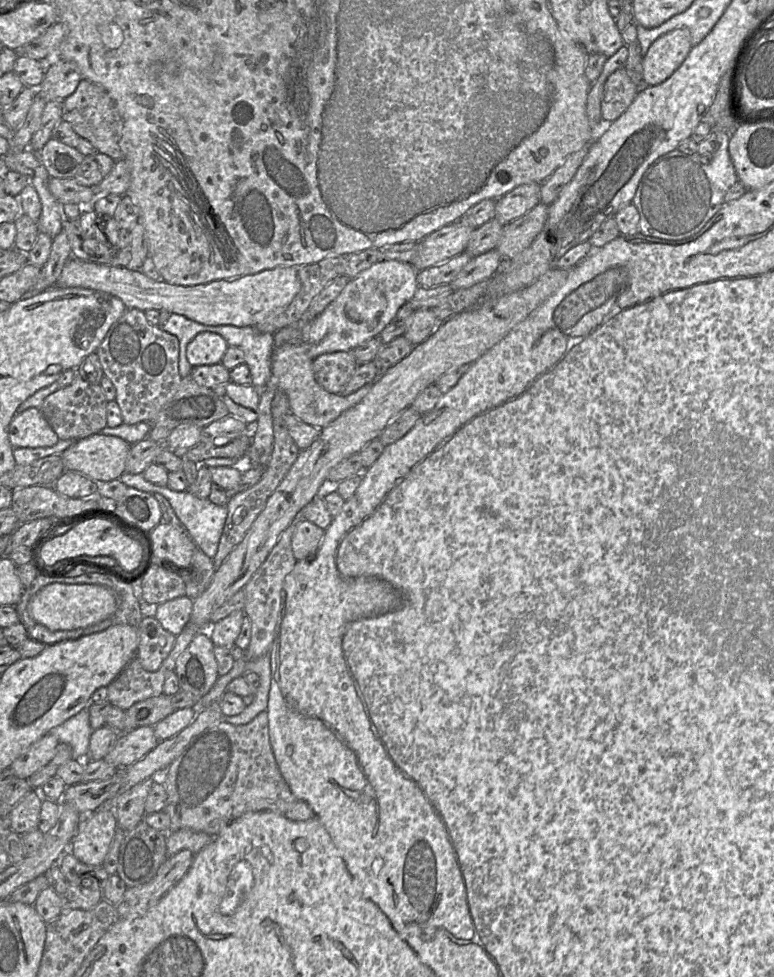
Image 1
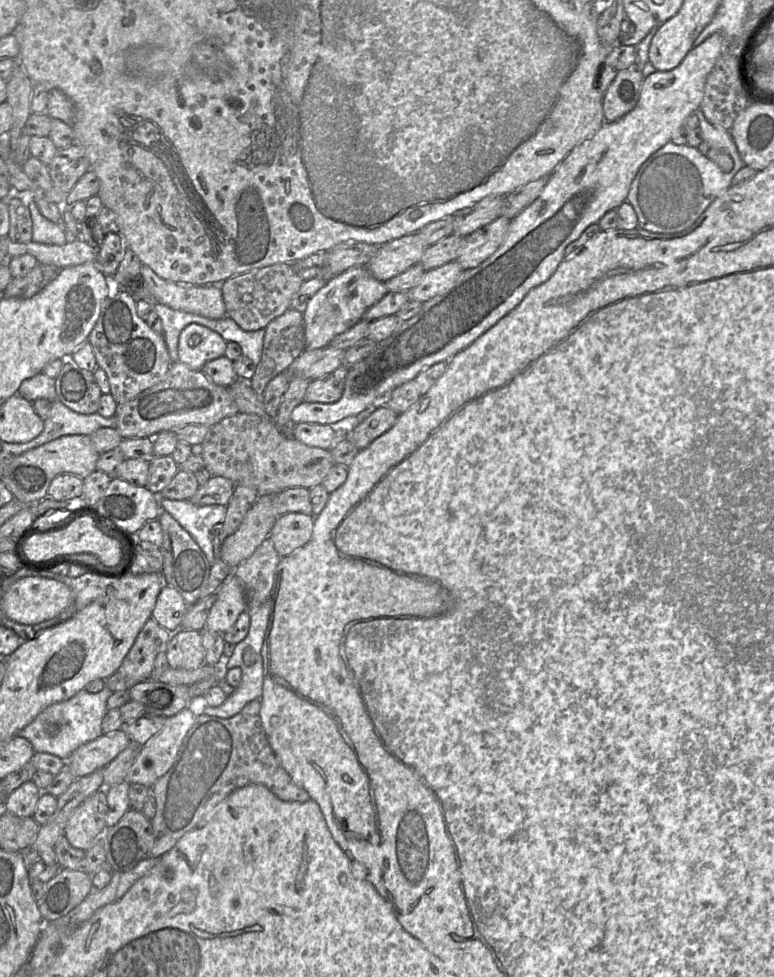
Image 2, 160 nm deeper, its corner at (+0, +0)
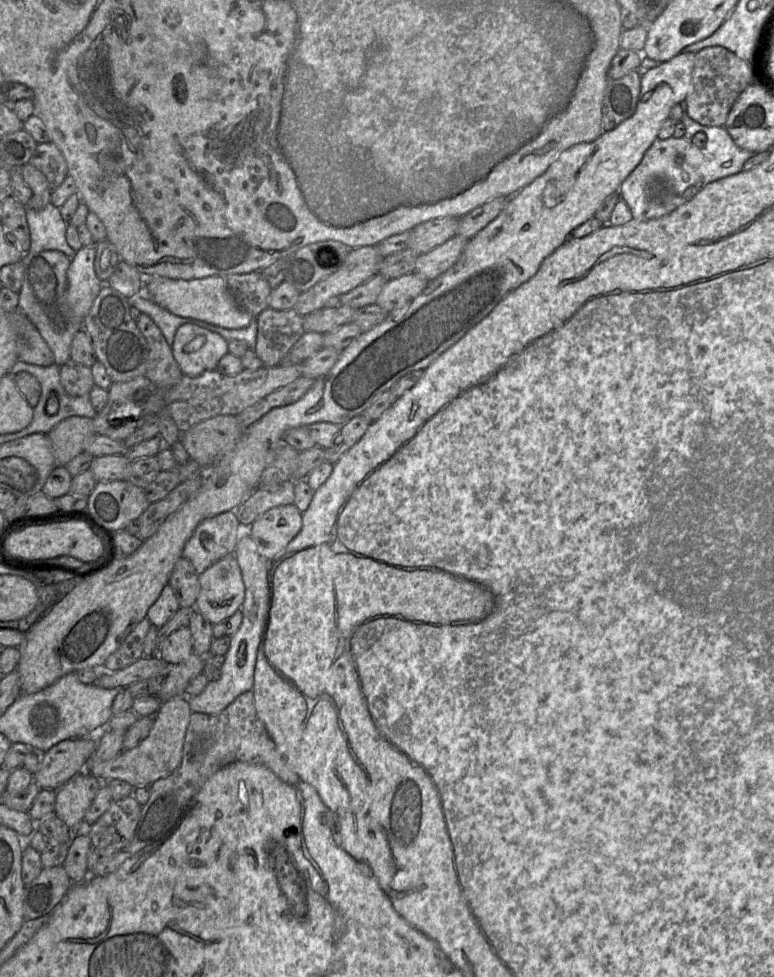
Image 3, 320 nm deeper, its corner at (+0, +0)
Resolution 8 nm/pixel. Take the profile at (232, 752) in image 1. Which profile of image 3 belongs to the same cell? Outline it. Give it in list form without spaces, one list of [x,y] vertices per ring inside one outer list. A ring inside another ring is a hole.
[[[253,691],[239,695],[218,714],[192,712],[186,730],[179,767],[150,786],[148,801],[141,806],[140,819],[130,842],[111,856],[99,857],[91,876],[106,876],[144,848],[171,837],[179,828],[205,782],[218,770],[234,762],[262,764],[279,779],[295,785],[300,777],[289,766],[257,715]]]

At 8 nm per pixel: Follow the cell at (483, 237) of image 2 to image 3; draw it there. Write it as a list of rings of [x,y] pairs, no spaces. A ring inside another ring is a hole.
[[[455,235],[433,250],[420,255],[415,264],[415,273],[432,280],[449,268],[460,258],[467,242],[464,236]]]

